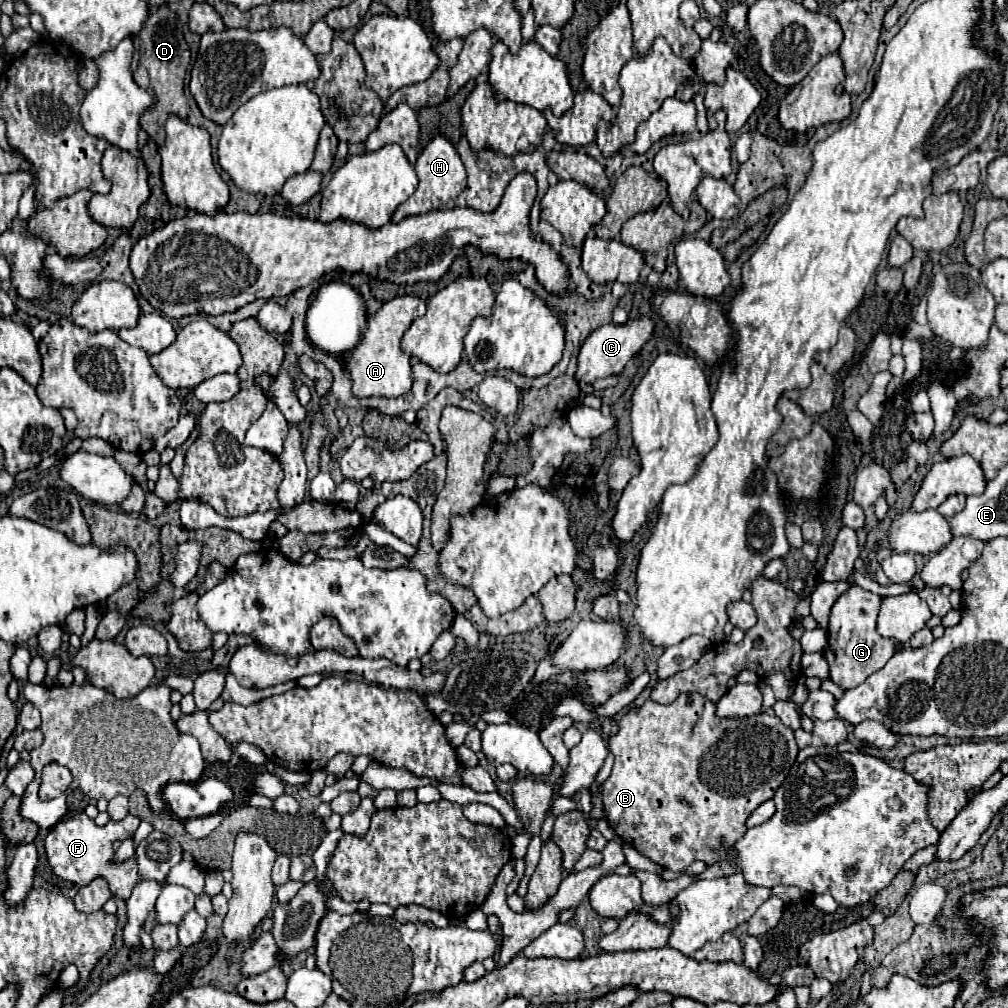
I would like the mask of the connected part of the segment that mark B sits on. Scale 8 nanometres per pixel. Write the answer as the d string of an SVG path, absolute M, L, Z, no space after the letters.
M694 693L680 695L670 705L648 699L636 713L626 713L620 719L618 735L610 739L610 751L614 753L614 767L612 775L602 783L606 821L624 843L676 873L696 859L714 865L720 859L714 853L716 849L732 849L746 833L746 819L752 811L772 799L784 783L798 755L798 745L794 731L782 725L776 715L758 713L744 719L718 717L716 705Z

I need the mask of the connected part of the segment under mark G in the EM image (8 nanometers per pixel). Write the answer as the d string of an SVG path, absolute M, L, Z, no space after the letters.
M852 585L832 607L830 625L828 625L828 647L824 657L830 665L830 679L846 689L858 687L868 675L882 669L888 659L900 651L900 643L896 639L884 639L876 631L876 617L880 611L882 597L874 595L858 585Z

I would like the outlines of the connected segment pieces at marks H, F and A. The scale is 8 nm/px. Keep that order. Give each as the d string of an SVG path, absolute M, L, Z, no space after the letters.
M436 135L424 147L424 151L418 155L416 173L418 173L420 183L418 183L416 191L394 211L394 215L392 215L394 223L402 221L408 215L420 215L420 213L428 213L432 209L440 209L448 201L456 199L464 191L464 187L466 187L466 169L464 169L464 163L462 163L456 147L444 135Z
M80 813L74 815L72 819L62 819L58 821L52 831L46 837L46 855L48 855L48 863L54 869L54 873L66 881L72 881L80 887L84 887L86 883L102 877L108 881L110 891L114 897L120 899L128 899L132 893L132 887L138 881L138 867L134 859L126 859L126 863L114 863L114 841L124 841L126 837L130 837L136 829L136 825L140 825L140 817L136 815L126 815L122 821L110 821L104 827L98 827L88 815Z
M398 295L368 317L368 329L364 331L362 341L358 347L354 347L352 357L348 361L348 371L352 375L352 393L356 397L400 397L412 387L412 367L410 367L410 355L402 351L400 339L404 331L410 327L410 323L416 317L422 317L426 313L426 301L416 295Z

